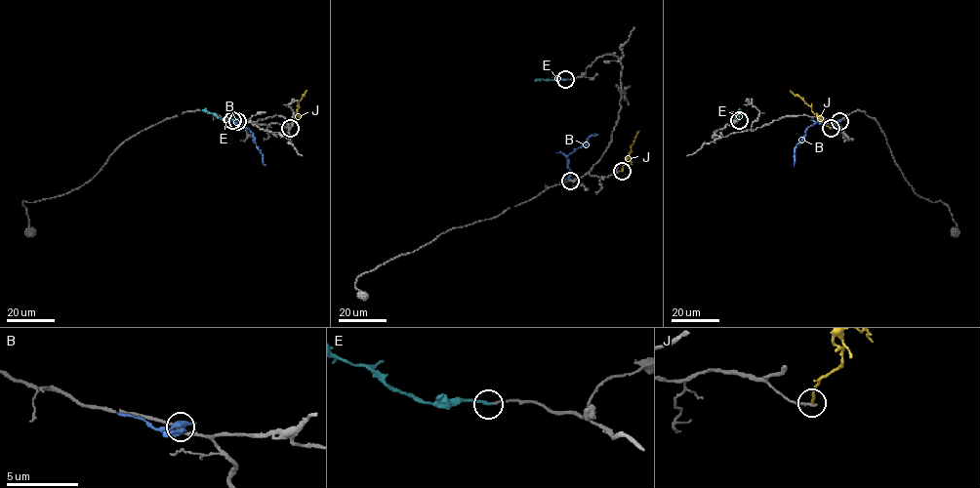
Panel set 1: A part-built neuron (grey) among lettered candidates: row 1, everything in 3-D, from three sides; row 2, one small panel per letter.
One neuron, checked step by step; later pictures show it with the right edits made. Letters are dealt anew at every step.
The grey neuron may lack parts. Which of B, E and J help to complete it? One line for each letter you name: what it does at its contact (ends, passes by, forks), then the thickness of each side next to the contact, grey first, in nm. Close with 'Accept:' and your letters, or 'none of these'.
E: it ends; calibres 120 and 200 nm
Accept: E

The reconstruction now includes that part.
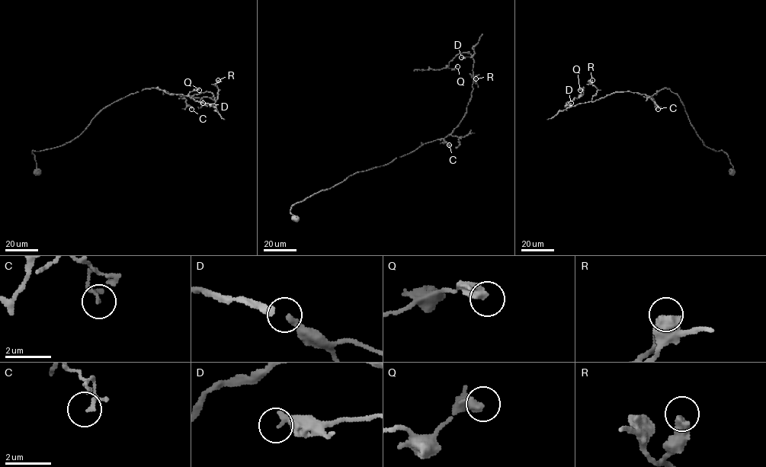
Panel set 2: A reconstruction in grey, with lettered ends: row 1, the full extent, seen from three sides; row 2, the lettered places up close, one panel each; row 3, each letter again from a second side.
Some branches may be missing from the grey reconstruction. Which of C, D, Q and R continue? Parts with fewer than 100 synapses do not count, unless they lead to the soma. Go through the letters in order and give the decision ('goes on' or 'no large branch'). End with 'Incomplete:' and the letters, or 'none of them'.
C: no large branch
D: no large branch
Q: no large branch
R: no large branch
Incomplete: none of them

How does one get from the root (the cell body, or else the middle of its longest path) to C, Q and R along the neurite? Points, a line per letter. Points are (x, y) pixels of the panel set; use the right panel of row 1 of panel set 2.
C: (732, 171), (733, 166), (725, 153), (703, 144), (676, 94), (666, 87), (658, 91), (652, 97), (658, 109)
Q: (732, 171), (727, 155), (703, 144), (669, 89), (652, 96), (615, 92), (568, 105), (581, 96), (580, 90)
R: (732, 171), (727, 155), (703, 144), (669, 89), (652, 96), (615, 92), (592, 101), (597, 91), (592, 80)

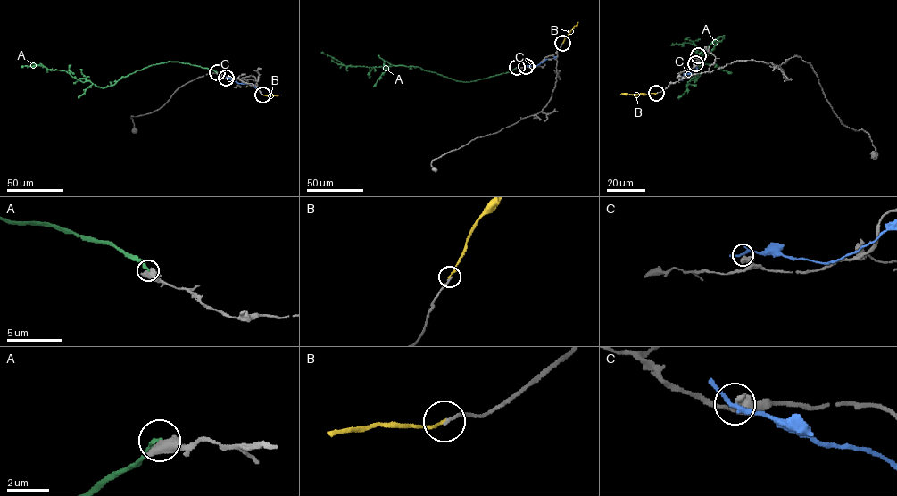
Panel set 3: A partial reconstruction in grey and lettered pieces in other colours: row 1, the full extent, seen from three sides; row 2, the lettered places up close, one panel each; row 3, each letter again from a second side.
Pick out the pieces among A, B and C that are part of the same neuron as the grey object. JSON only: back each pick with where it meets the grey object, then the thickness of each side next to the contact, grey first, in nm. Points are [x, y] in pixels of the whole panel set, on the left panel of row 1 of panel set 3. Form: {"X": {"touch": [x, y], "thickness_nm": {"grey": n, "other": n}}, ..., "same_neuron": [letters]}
{"B": {"touch": [262, 95], "thickness_nm": {"grey": 160, "other": 140}}, "same_neuron": ["B"]}

